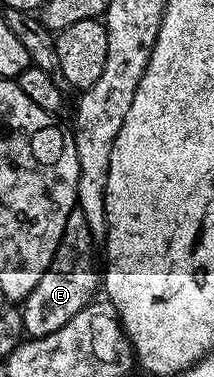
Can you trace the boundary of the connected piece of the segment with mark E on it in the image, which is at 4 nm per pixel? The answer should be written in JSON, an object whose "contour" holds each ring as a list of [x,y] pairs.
{"contour":[[[73,209],[71,215],[67,215],[67,227],[63,227],[63,239],[59,239],[59,247],[51,259],[51,267],[35,283],[35,291],[27,295],[21,310],[21,328],[30,338],[51,335],[59,331],[83,307],[94,300],[99,289],[99,261],[93,258],[93,245],[95,238],[91,235],[91,227],[87,227],[87,218],[83,216],[81,209]]]}

